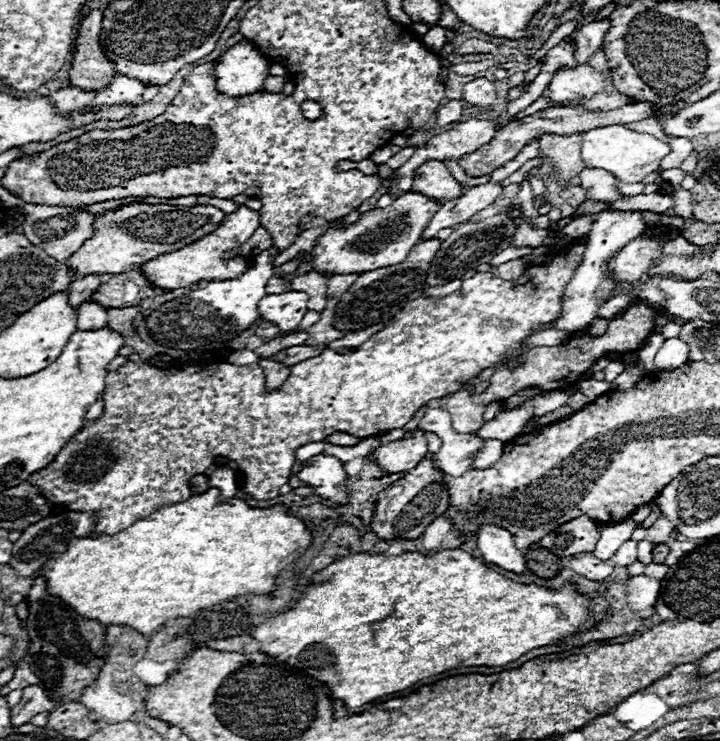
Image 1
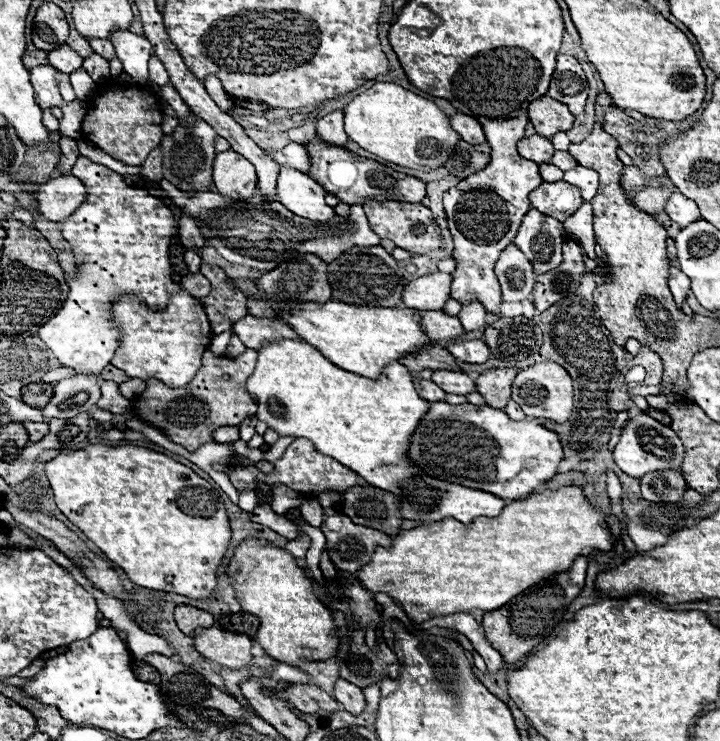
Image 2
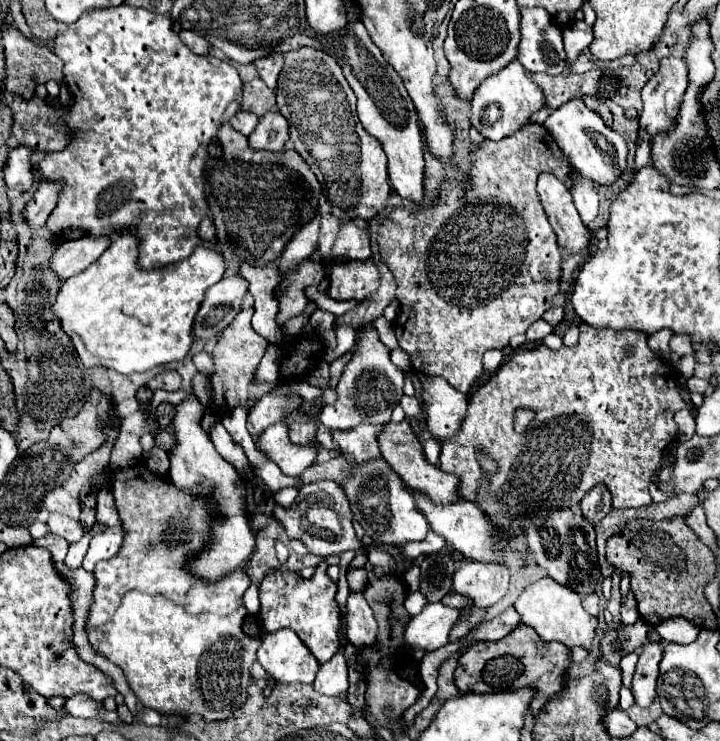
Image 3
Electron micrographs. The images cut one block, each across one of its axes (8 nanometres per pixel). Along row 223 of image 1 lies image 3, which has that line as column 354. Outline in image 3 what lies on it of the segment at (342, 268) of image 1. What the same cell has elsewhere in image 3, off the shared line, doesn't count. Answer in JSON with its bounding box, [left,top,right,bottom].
[320,328,404,430]

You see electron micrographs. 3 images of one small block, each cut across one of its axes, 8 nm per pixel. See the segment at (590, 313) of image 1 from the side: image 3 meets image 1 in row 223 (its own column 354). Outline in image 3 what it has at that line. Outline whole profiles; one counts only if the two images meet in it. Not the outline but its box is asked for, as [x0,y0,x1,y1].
[346,592,378,650]

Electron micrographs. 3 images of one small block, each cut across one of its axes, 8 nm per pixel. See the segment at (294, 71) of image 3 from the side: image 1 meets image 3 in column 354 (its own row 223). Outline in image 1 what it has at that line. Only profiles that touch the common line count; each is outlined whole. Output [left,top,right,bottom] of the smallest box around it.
[66,204,222,274]

